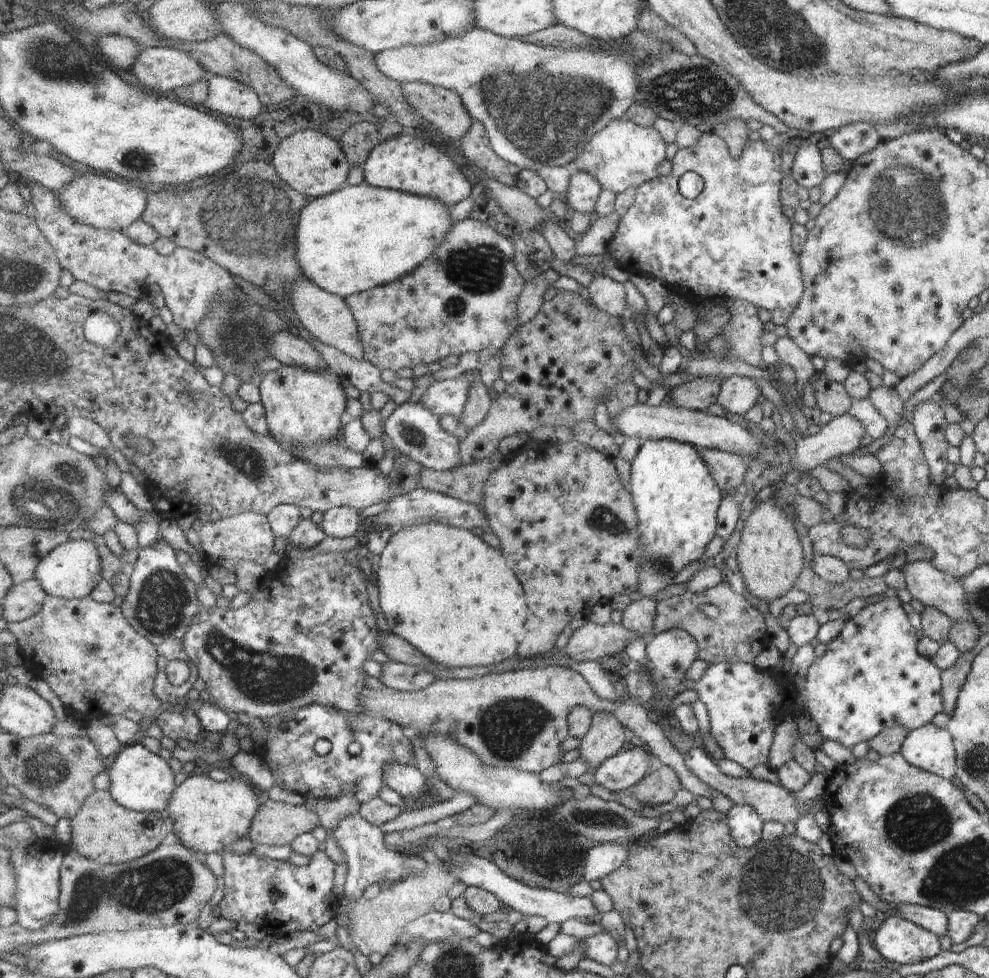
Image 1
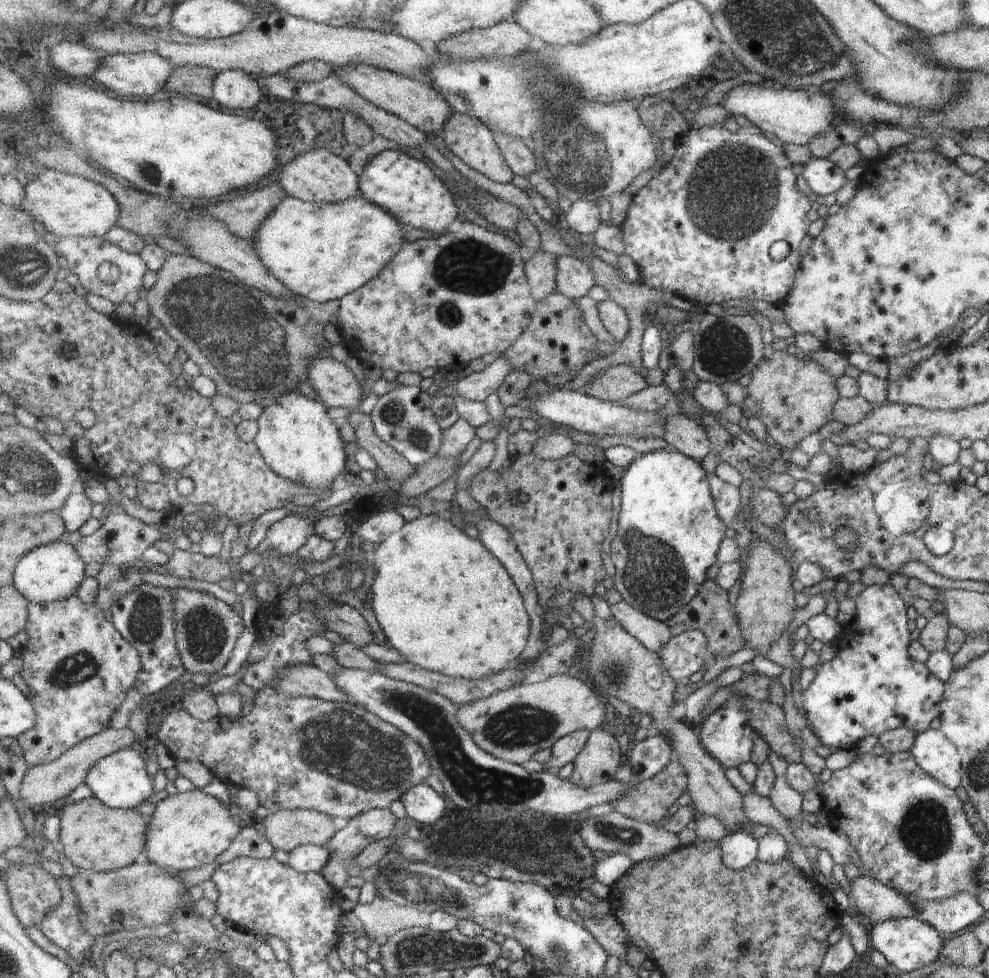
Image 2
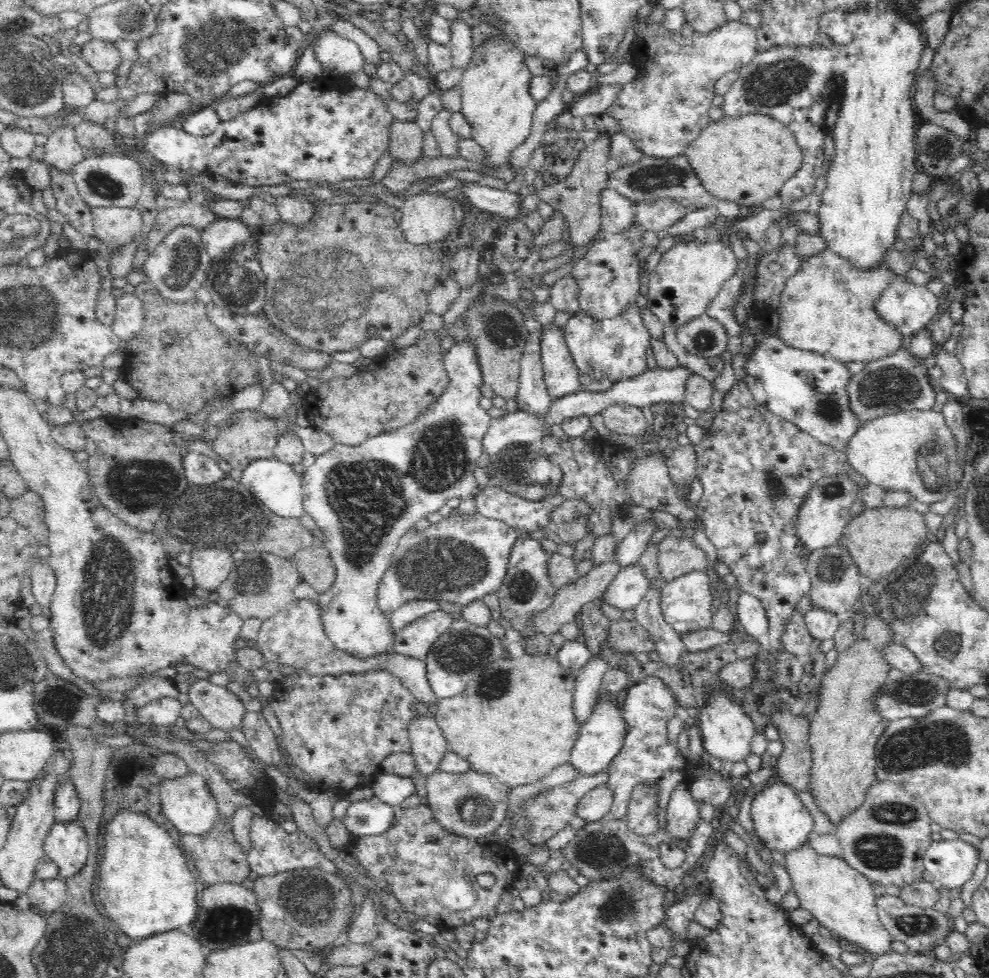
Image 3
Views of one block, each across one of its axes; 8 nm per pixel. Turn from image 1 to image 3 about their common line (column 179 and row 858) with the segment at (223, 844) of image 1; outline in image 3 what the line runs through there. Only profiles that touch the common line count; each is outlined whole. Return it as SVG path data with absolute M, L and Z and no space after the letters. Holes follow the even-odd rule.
M809 843L785 859L785 868L794 883L793 889L801 908L809 910L813 918L826 926L836 939L846 938L848 942L870 952L875 959L892 952L893 938L879 919L870 881L842 858L817 854Z

